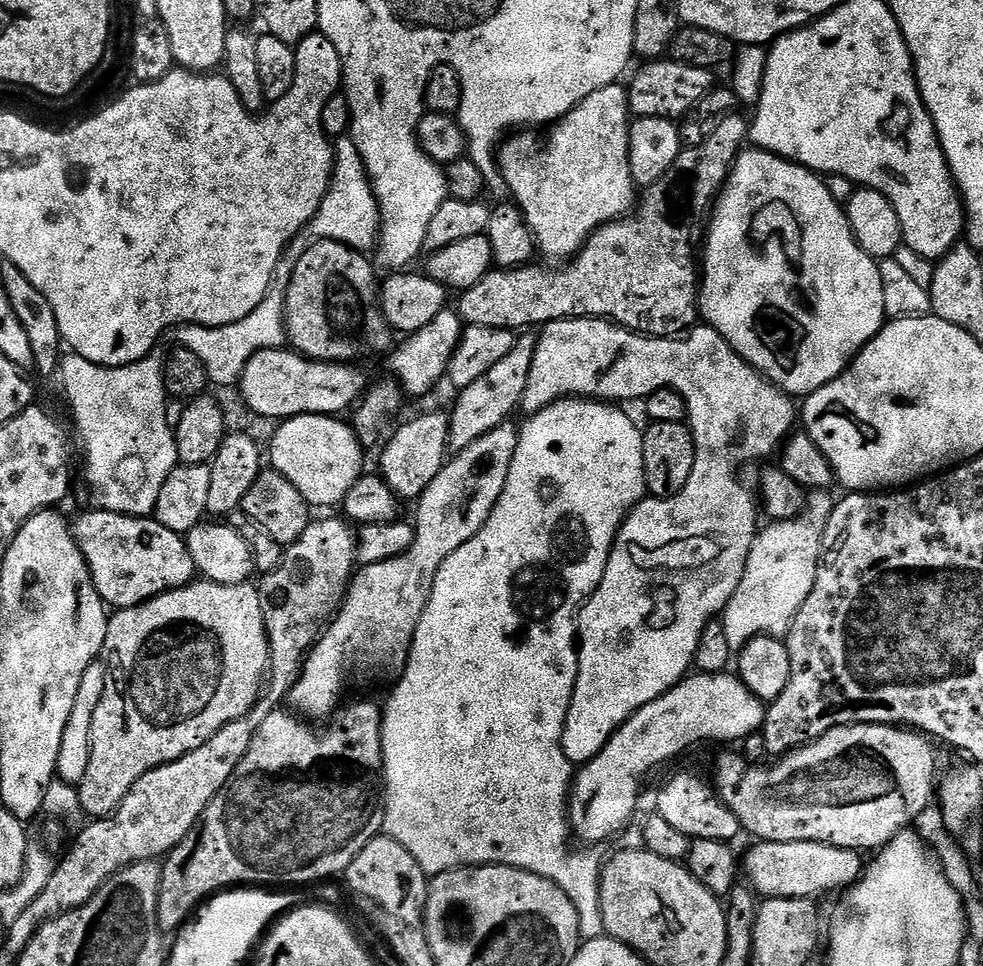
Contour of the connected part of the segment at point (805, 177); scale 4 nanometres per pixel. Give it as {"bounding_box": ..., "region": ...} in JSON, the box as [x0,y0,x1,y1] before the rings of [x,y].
{"bounding_box":[698,146,886,398],"region":[[[755,146],[740,153],[739,158],[734,162],[732,173],[728,175],[728,181],[724,183],[719,196],[716,197],[706,233],[706,243],[702,248],[702,279],[698,312],[704,320],[703,323],[718,334],[722,334],[722,338],[726,338],[728,345],[749,366],[793,398],[807,398],[834,378],[838,378],[845,367],[855,360],[857,352],[869,344],[886,323],[879,263],[873,260],[870,254],[866,254],[866,250],[858,246],[850,230],[847,211],[833,198],[830,190],[826,190],[823,179],[811,168],[803,168],[792,160],[785,160],[782,156],[767,152],[765,148]]]}

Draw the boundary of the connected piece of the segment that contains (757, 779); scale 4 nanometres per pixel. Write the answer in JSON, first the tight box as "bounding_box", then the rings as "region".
{"bounding_box":[714,724,941,850],"region":[[[851,724],[835,728],[819,736],[816,740],[811,740],[803,744],[800,748],[795,748],[792,752],[786,752],[783,756],[773,759],[772,764],[747,764],[740,756],[728,752],[716,764],[716,780],[714,787],[716,793],[720,795],[720,800],[738,818],[741,829],[745,833],[756,836],[760,842],[818,842],[819,844],[829,844],[835,848],[850,848],[853,850],[865,850],[864,848],[879,849],[881,846],[894,839],[899,832],[911,829],[912,823],[927,810],[933,807],[938,796],[938,777],[941,775],[940,764],[936,761],[937,745],[933,743],[927,735],[916,730],[909,730],[904,726],[893,726],[890,724]]]}

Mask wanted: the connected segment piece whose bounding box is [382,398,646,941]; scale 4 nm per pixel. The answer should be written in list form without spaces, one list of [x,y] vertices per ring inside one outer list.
[[[569,398],[566,400],[558,400],[555,404],[549,404],[547,408],[543,408],[540,412],[533,412],[527,417],[528,421],[518,428],[516,438],[516,449],[514,450],[514,462],[510,462],[510,470],[506,478],[506,486],[502,490],[502,498],[498,498],[498,506],[494,506],[494,510],[490,514],[490,518],[486,522],[486,526],[482,526],[482,530],[478,530],[478,534],[474,534],[474,538],[470,538],[470,542],[466,542],[466,546],[462,546],[458,550],[454,550],[454,554],[450,554],[450,558],[446,558],[446,562],[442,562],[442,566],[438,570],[438,578],[434,578],[434,590],[430,594],[430,602],[426,606],[426,610],[422,614],[422,618],[418,622],[418,630],[414,634],[414,642],[412,649],[408,655],[408,664],[399,677],[396,689],[392,692],[392,697],[388,700],[388,705],[385,703],[382,708],[384,718],[384,729],[382,730],[382,750],[384,751],[384,827],[383,831],[387,835],[395,838],[400,844],[406,846],[406,850],[410,850],[414,854],[414,862],[418,862],[418,866],[422,866],[424,875],[431,878],[449,872],[455,868],[479,868],[482,864],[505,864],[511,868],[521,868],[527,872],[538,874],[542,878],[546,878],[550,882],[554,882],[566,894],[566,898],[570,898],[570,902],[574,902],[574,910],[578,910],[578,922],[580,923],[580,938],[581,941],[597,940],[599,936],[605,935],[605,923],[602,922],[602,906],[600,905],[600,874],[602,871],[602,860],[596,856],[591,856],[588,852],[575,852],[572,849],[571,840],[574,840],[574,833],[570,827],[570,793],[572,791],[572,781],[574,779],[574,765],[568,761],[562,746],[562,734],[566,726],[566,718],[570,710],[570,702],[574,694],[574,686],[578,678],[578,670],[580,669],[580,649],[578,647],[578,613],[585,600],[591,598],[594,590],[602,582],[602,574],[606,570],[606,562],[612,553],[612,543],[616,541],[616,536],[620,533],[620,525],[624,523],[628,513],[645,499],[646,489],[644,487],[644,463],[642,462],[642,442],[644,441],[644,433],[624,412],[619,412],[619,407],[613,406],[608,402],[597,402],[591,398]]]

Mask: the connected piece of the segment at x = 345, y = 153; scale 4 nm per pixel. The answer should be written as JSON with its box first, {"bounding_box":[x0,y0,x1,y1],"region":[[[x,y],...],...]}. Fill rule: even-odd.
{"bounding_box":[289,135,380,257],"region":[[[351,135],[337,137],[334,142],[335,170],[331,186],[322,206],[314,218],[289,244],[295,257],[306,254],[306,250],[317,240],[342,241],[356,251],[368,252],[377,245],[380,234],[380,206],[376,200],[368,172],[362,162],[361,152]]]}

